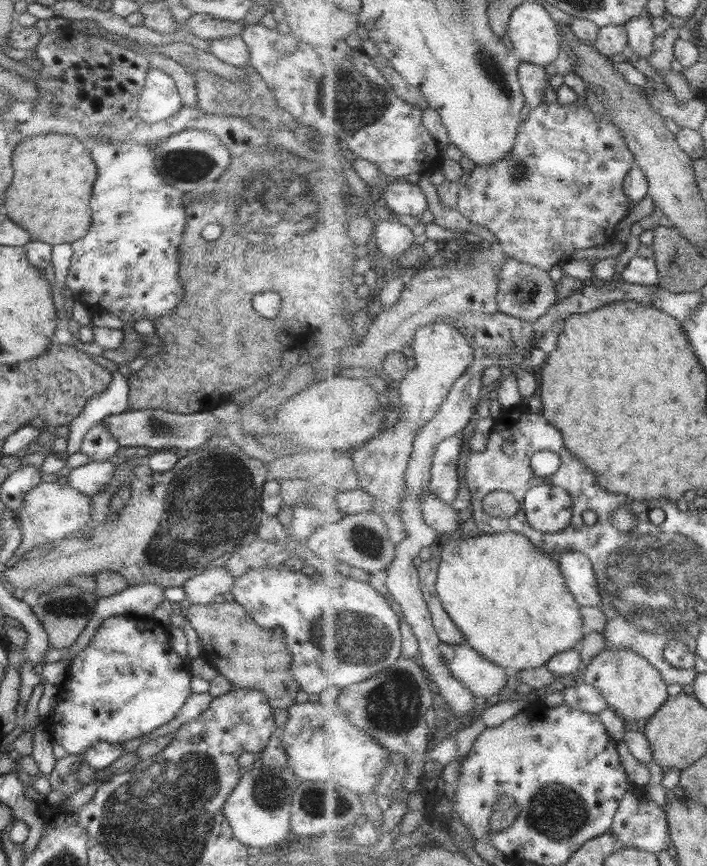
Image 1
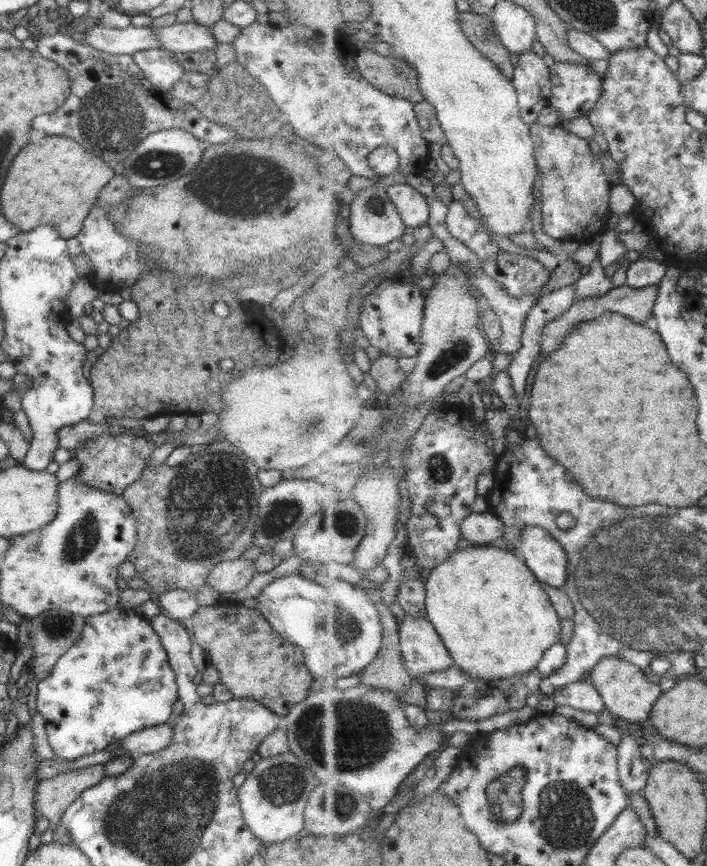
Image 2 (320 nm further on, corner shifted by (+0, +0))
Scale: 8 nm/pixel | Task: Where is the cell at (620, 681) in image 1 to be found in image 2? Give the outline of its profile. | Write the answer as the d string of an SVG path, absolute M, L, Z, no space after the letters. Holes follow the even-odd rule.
M606 657L601 659L591 671L590 679L603 697L607 710L615 718L620 718L627 723L647 722L652 715L653 707L658 698L664 693L660 683L649 682L645 678L644 669L631 661L619 657Z

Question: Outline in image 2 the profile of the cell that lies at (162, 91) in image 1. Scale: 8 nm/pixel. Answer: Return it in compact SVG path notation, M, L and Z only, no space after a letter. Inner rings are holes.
M161 47L140 50L130 57L143 73L145 80L162 94L166 94L185 71L174 53Z

